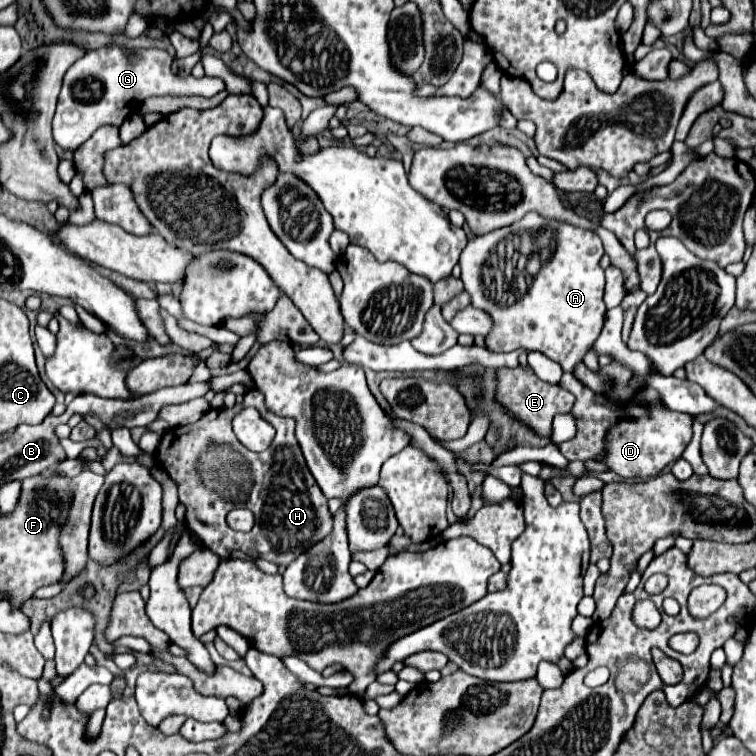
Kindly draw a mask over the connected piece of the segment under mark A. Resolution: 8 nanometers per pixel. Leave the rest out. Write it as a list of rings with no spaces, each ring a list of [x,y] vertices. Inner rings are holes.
[[[535,212],[526,214],[522,220],[508,227],[473,237],[463,249],[459,265],[461,265],[461,281],[465,285],[465,291],[471,295],[471,305],[485,311],[493,319],[493,329],[485,337],[485,347],[493,353],[509,353],[515,349],[525,349],[527,353],[539,351],[549,359],[557,361],[563,367],[563,371],[571,373],[573,365],[581,363],[585,353],[593,347],[605,323],[607,313],[607,307],[603,303],[605,275],[603,269],[599,267],[603,253],[605,253],[603,243],[597,233],[581,231],[571,223],[551,221]],[[546,227],[554,231],[557,249],[533,279],[529,293],[521,301],[517,301],[517,305],[509,305],[509,309],[493,305],[493,301],[484,294],[481,273],[493,247],[509,233],[525,230],[537,232]]]

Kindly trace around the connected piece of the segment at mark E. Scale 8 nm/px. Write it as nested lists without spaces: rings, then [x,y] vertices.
[[[517,367],[517,369],[499,369],[497,371],[497,399],[501,405],[505,405],[509,411],[513,411],[513,415],[517,419],[521,419],[523,423],[527,423],[529,427],[533,427],[541,437],[549,437],[551,435],[551,421],[557,413],[569,413],[573,407],[575,397],[561,389],[559,385],[551,385],[545,383],[541,379],[537,379],[537,375],[533,373],[531,367]]]

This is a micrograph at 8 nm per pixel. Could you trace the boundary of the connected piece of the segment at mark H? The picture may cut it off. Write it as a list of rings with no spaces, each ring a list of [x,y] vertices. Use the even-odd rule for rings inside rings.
[[[249,389],[249,393],[243,397],[243,403],[237,403],[231,409],[211,409],[201,421],[197,421],[197,425],[169,429],[159,441],[155,459],[177,483],[179,503],[189,509],[189,517],[185,515],[185,525],[197,535],[203,547],[219,555],[221,563],[231,559],[233,551],[243,551],[251,559],[267,559],[289,565],[307,547],[331,533],[333,517],[327,509],[325,495],[315,485],[313,475],[305,465],[303,453],[295,439],[295,421],[267,411],[263,393],[259,389]],[[241,407],[259,409],[259,413],[275,428],[275,439],[267,451],[253,453],[243,445],[237,445],[231,419],[241,411]],[[209,443],[229,443],[231,449],[227,445],[211,445],[201,453],[201,449],[205,449]],[[266,479],[269,479],[269,485],[265,485]],[[201,481],[209,489],[205,489]],[[235,507],[245,507],[255,515],[255,525],[249,533],[235,533],[227,525],[225,515]]]

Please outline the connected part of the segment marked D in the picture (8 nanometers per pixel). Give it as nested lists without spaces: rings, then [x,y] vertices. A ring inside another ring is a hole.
[[[657,405],[649,417],[635,421],[621,421],[609,435],[609,453],[603,457],[607,467],[623,479],[647,479],[659,475],[669,463],[679,459],[691,441],[693,417],[685,413],[673,413],[671,409]]]

